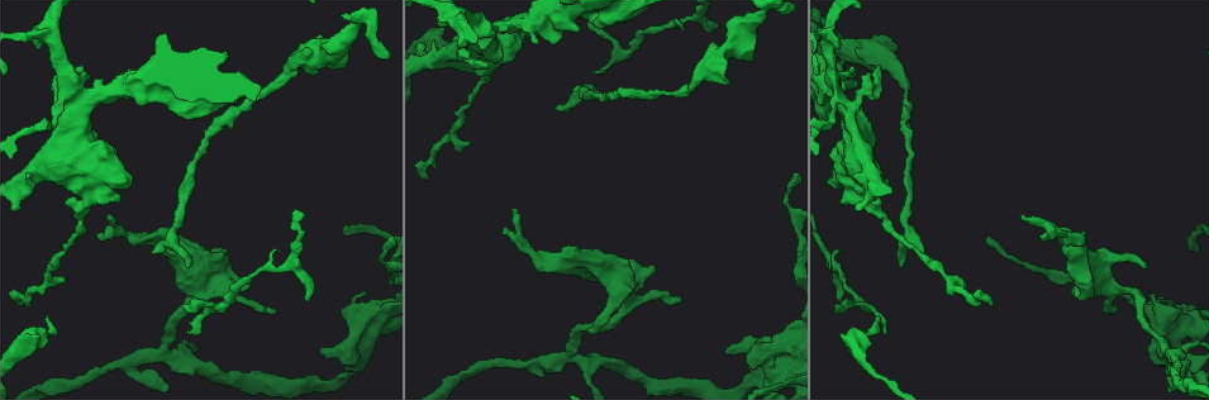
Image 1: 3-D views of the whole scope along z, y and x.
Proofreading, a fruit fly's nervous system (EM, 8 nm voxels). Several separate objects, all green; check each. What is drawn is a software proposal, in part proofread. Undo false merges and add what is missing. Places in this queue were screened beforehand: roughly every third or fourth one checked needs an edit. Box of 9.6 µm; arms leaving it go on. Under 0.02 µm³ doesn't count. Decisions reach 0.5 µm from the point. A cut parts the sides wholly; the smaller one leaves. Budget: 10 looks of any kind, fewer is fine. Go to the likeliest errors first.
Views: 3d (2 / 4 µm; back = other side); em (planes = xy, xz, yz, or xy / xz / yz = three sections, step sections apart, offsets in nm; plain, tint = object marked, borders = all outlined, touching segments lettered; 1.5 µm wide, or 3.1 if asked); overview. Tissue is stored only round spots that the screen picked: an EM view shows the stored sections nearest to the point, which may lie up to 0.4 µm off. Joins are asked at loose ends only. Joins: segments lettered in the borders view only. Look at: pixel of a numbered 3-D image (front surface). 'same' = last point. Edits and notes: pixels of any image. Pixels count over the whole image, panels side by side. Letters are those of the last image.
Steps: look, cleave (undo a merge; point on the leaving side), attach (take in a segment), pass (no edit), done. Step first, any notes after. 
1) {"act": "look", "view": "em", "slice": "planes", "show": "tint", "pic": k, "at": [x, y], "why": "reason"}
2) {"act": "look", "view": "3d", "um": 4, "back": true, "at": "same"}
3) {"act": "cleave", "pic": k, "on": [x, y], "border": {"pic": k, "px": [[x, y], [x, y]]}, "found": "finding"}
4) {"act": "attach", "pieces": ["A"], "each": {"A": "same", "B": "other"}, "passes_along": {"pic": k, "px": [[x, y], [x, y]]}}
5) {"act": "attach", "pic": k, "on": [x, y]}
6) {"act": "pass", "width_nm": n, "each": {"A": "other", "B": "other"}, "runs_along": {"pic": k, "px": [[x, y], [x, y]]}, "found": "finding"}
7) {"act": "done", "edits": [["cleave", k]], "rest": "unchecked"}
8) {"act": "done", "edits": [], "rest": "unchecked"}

{"act": "look", "view": "3d", "um": 4, "back": true, "pic": 1, "at": [309, 298], "why": "branch stops here"}

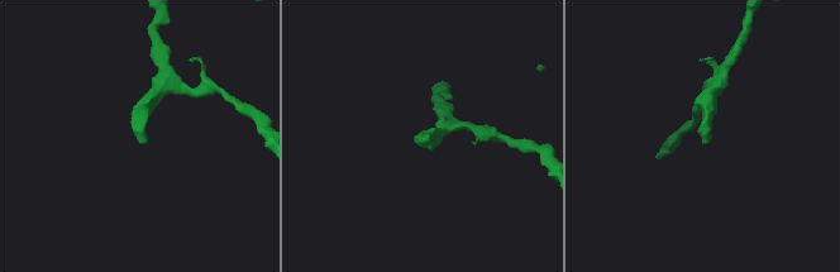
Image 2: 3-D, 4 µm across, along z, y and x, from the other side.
{"act": "look", "view": "em", "slice": "xz", "step": 8, "show": "tint", "pic": 2, "at": [141, 141], "why": "need the tissue"}

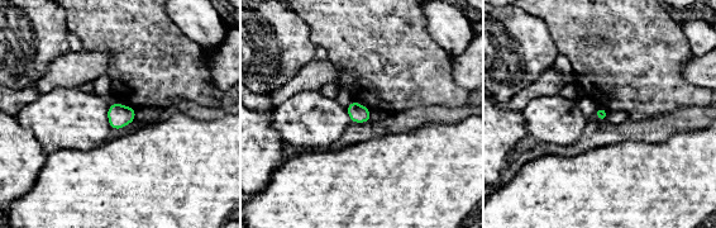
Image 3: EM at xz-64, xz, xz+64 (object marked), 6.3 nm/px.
{"act": "look", "view": "em", "slice": "planes", "show": "borders", "at": "same", "why": "cut it another way"}

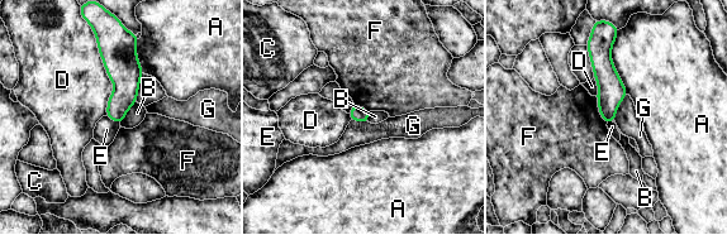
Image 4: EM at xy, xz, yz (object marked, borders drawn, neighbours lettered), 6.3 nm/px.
{"act": "pass", "each": {"A": "other", "B": "other", "C": "other", "D": "other", "E": "other", "F": "other", "G": "other"}, "runs_along": {"pic": 4, "px": [[600, 38], [609, 119]]}, "found": "none of them fits"}

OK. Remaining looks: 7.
{"act": "look", "view": "em", "slice": "planes", "show": "borders", "pic": 1, "at": [880, 319], "why": "thin end"}

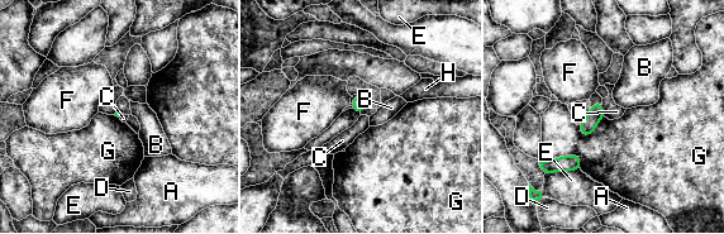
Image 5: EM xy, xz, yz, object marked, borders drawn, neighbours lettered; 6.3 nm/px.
{"act": "pass", "each": {"A": "other", "B": "other", "C": "other", "D": "other", "E": "other", "F": "other", "G": "other", "H": "other"}, "border": {"pic": 5, "px": [[604, 113], [605, 116]]}, "found": "no lettered segment goes on from it"}

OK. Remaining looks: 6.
{"act": "look", "view": "3d", "um": 4, "pic": 1, "at": [632, 260], "why": "an open end"}

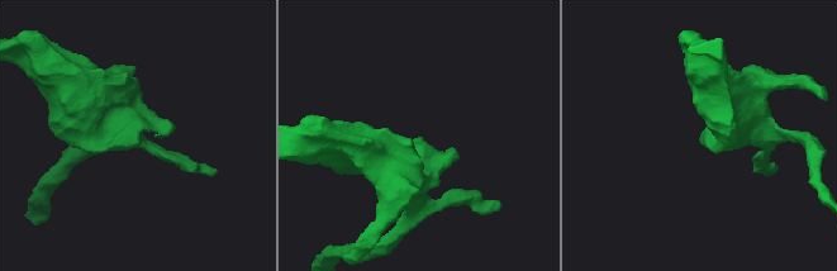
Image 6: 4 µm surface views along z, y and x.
{"act": "look", "view": "em", "slice": "planes", "show": "borders", "pic": 6, "at": [703, 143]}

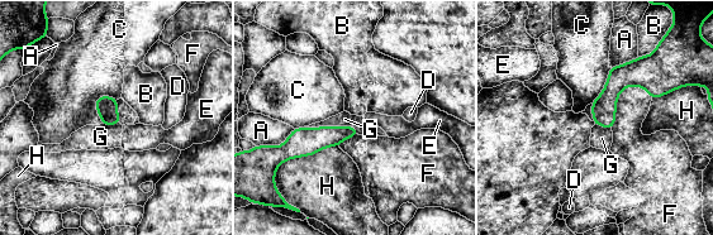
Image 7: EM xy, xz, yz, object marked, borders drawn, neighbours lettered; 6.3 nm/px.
{"act": "pass", "width_nm": 120, "each": {"A": "other", "B": "other", "C": "other", "D": "other", "E": "other", "F": "other", "G": "other", "H": "other"}, "border": {"pic": 7, "px": [[304, 128], [353, 126], [359, 134]]}, "found": "none of them fits"}

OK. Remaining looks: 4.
{"act": "look", "view": "em", "slice": "yz", "step": 8, "show": "tint", "pic": 1, "at": [837, 304], "why": "thin end"}

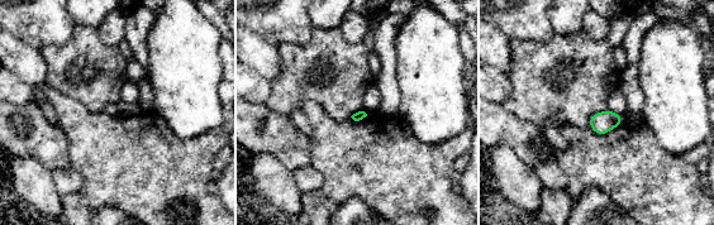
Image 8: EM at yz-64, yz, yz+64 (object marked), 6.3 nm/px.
{"act": "look", "view": "em", "slice": "planes", "show": "borders", "at": "same"}

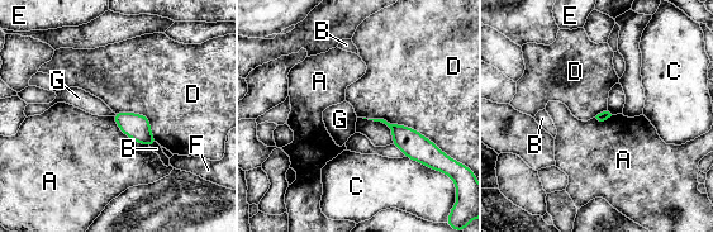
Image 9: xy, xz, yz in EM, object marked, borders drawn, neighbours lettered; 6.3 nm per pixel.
{"act": "pass", "longest_contact_nm": ["D", 480], "each": {"A": "other", "B": "other", "C": "other", "D": "other", "E": "other", "F": "other", "G": "other"}, "found": "none of them fits"}

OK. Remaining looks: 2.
{"act": "done", "edits": [], "rest": "unchecked"}

